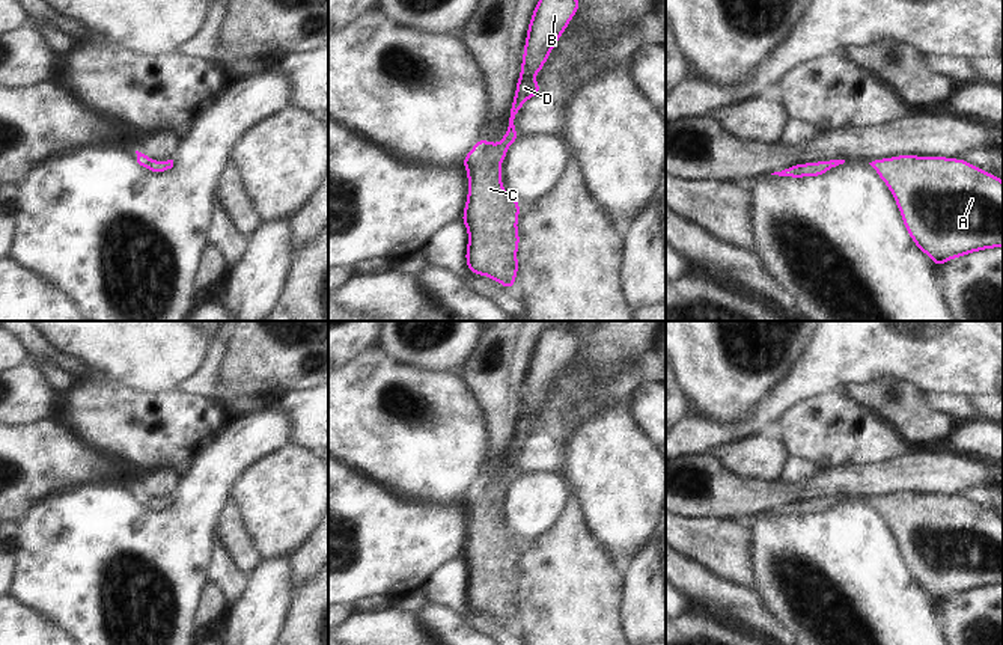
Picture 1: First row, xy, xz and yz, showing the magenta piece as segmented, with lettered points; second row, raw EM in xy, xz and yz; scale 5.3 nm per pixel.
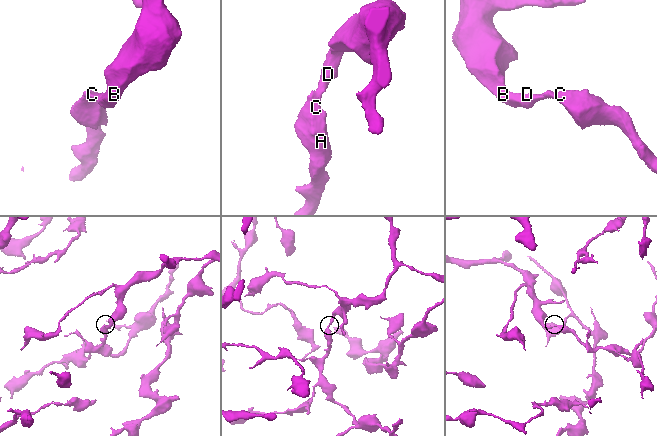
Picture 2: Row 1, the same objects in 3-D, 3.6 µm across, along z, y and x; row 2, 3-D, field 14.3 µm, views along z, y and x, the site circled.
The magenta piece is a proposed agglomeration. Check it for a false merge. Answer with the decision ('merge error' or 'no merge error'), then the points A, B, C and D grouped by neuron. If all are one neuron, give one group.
no merge error | A B C D

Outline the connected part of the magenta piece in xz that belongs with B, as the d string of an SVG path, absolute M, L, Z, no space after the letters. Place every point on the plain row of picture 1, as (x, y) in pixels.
M550 324L538 338L527 366L521 413L506 458L509 469L498 482L479 476L462 497L468 514L468 533L461 556L468 570L468 609L488 613L511 628L520 607L520 540L503 527L502 506L508 485L520 476L515 454L526 437L542 429L533 414L544 405L578 345L575 330L559 329L556 324Z

